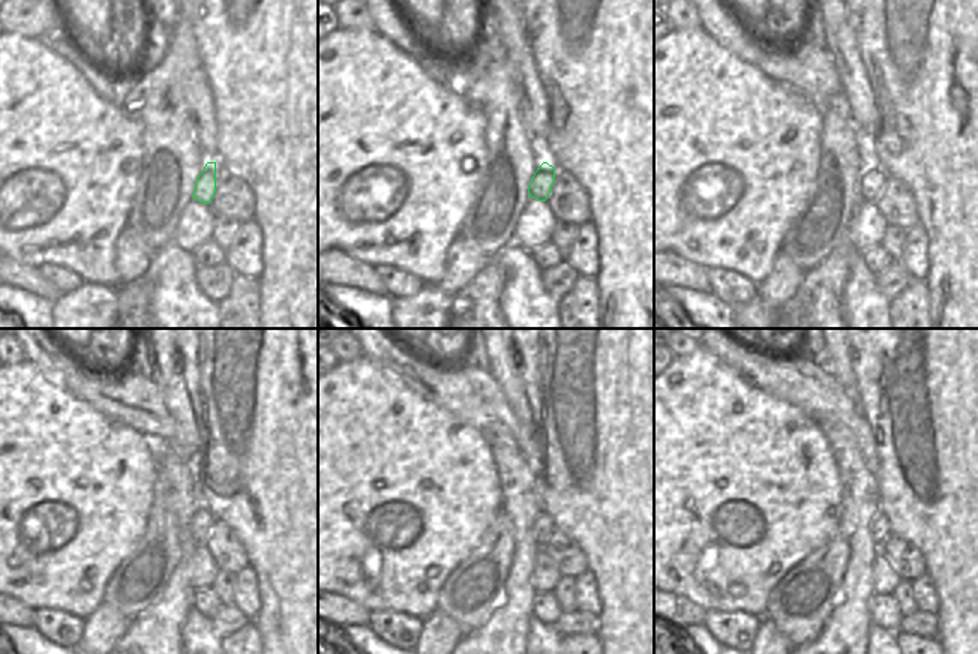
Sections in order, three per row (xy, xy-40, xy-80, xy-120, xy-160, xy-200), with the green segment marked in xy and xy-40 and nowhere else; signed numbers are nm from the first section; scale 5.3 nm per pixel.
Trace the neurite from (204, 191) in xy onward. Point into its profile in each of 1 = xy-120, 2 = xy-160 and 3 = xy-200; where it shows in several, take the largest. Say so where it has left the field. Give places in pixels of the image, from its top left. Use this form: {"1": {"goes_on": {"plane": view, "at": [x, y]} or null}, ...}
{"1": {"goes_on": {"plane": "xy-120", "at": [201, 521]}}, "2": {"goes_on": {"plane": "xy-160", "at": [543, 525]}}, "3": {"goes_on": {"plane": "xy-200", "at": [881, 530]}}}

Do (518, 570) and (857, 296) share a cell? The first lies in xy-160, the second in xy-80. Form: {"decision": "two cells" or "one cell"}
{"decision": "two cells"}

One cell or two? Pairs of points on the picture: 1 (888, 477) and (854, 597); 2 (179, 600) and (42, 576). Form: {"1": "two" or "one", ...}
{"1": "two", "2": "two"}

